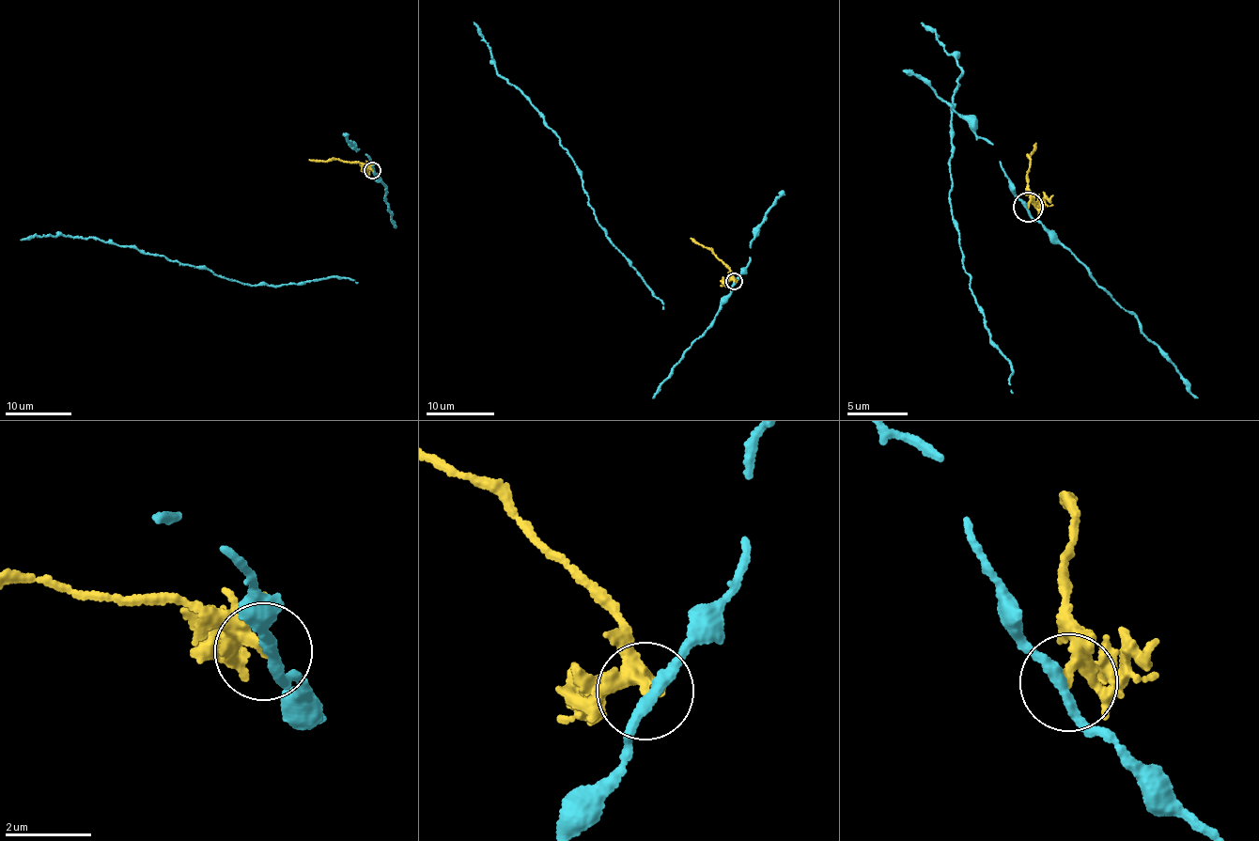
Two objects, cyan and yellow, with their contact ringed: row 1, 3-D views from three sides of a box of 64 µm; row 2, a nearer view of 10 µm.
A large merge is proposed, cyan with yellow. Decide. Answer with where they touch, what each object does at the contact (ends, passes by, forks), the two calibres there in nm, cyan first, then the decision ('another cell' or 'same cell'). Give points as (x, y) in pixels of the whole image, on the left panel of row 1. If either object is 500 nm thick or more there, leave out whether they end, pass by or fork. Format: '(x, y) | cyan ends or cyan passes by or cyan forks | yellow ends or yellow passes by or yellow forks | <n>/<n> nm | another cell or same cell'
(372, 170) | cyan passes by | yellow forks | 240/180 nm | another cell

